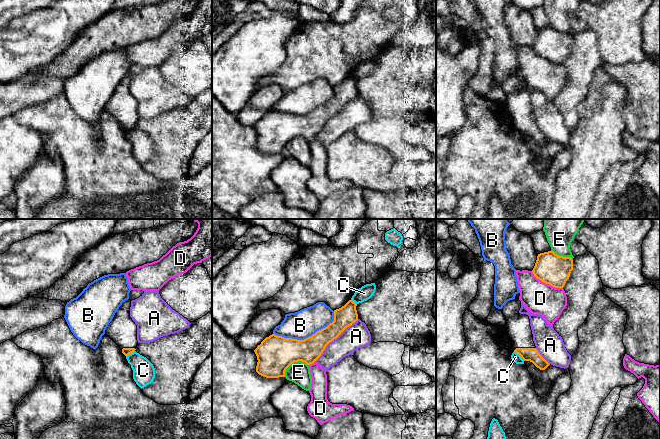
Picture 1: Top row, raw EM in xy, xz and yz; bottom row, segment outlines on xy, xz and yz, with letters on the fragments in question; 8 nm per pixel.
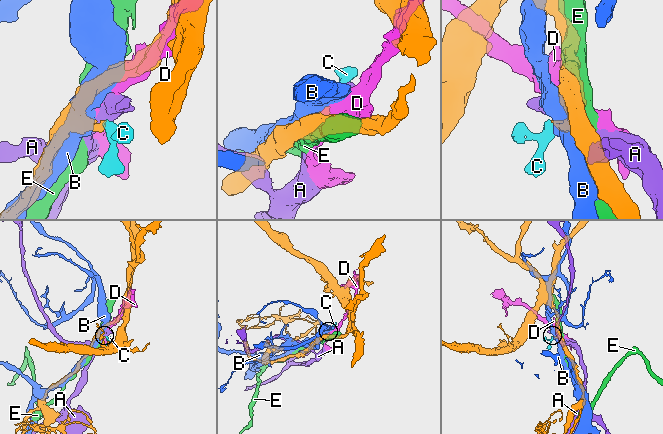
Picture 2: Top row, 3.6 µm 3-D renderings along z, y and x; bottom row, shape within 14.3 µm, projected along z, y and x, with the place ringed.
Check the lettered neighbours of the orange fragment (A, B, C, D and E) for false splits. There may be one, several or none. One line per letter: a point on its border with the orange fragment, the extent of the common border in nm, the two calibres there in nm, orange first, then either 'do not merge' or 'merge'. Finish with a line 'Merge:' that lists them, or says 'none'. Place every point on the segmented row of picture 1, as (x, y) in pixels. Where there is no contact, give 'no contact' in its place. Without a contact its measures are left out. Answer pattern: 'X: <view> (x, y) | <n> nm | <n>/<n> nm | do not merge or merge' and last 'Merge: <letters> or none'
A: xz (334, 338) | 500 nm | 190/200 nm | do not merge
B: xz (308, 337) | 550 nm | 240/220 nm | do not merge
C: yz (519, 354) | 120 nm | 110/70 nm | do not merge
D: yz (546, 283) | 300 nm | 240/260 nm | do not merge
E: xz (293, 362) | 220 nm | 300/180 nm | do not merge
Merge: none

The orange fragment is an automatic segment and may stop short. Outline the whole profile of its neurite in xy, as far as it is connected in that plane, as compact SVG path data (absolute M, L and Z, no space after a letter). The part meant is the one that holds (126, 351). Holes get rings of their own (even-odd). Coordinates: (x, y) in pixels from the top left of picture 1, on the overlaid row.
M130 299L123 302L105 330L126 357L136 350L138 344L137 325L130 317L130 307Z

